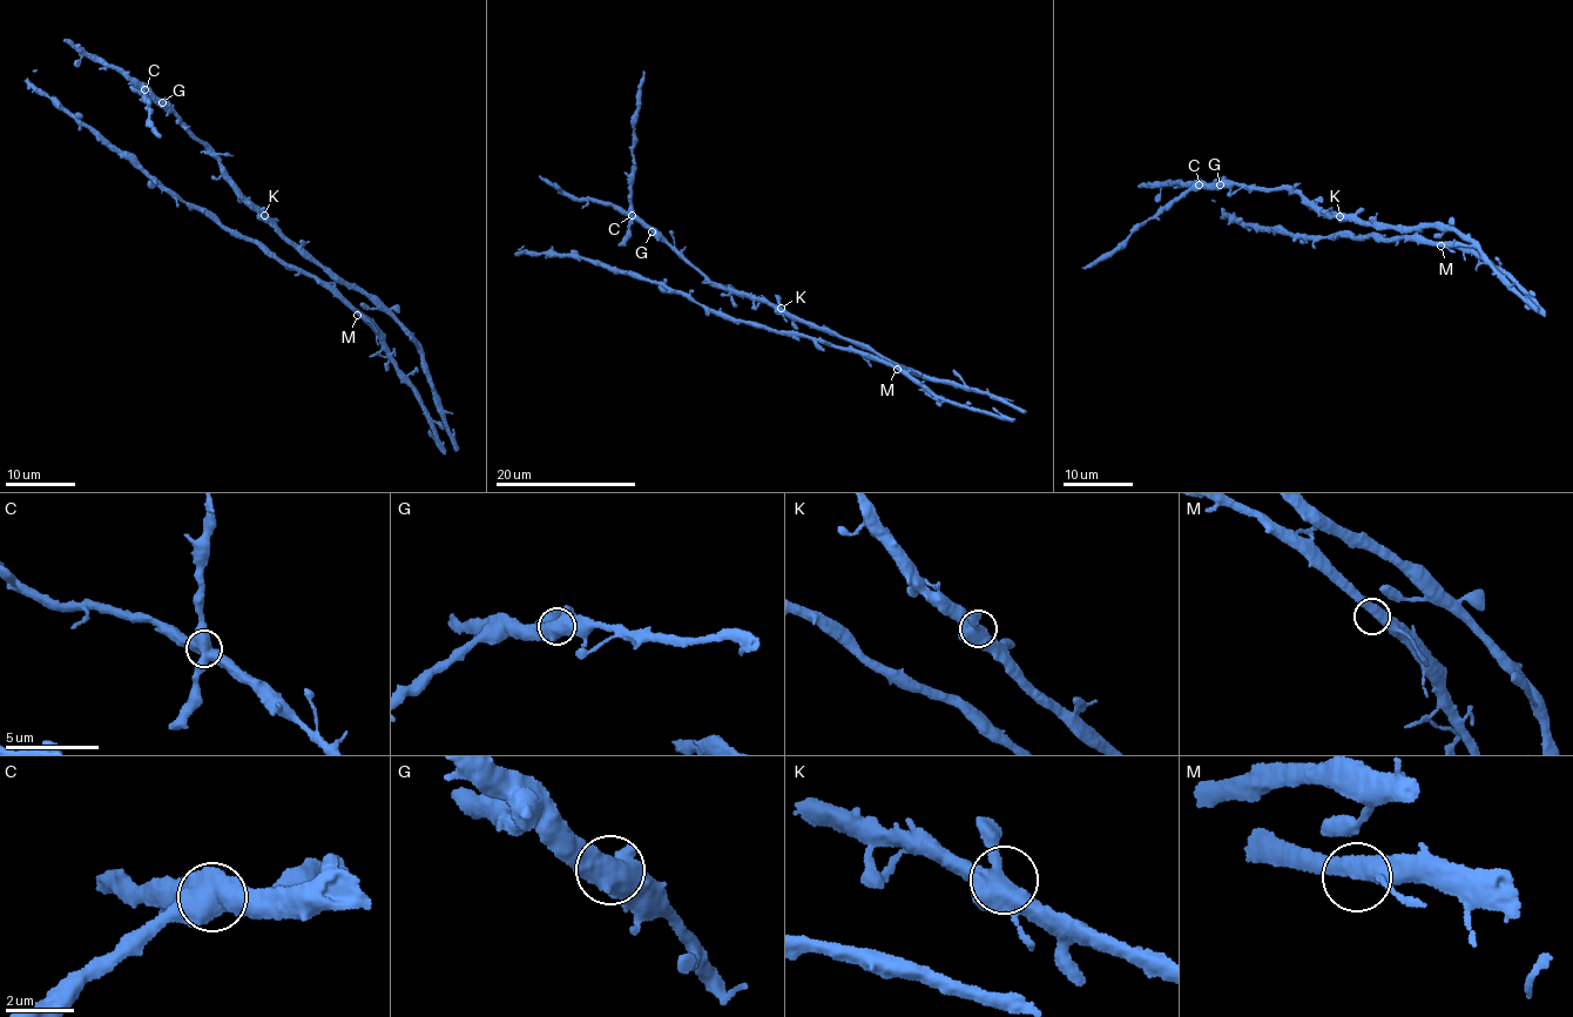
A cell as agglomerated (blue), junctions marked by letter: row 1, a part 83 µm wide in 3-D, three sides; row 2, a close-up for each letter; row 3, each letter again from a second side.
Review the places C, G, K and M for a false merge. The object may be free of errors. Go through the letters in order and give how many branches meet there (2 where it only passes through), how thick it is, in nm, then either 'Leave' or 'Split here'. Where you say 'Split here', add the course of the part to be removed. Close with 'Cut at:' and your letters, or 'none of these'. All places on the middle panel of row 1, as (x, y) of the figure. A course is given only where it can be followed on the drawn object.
C: Branches: 4. Thickness 650 nm. Split here. Course of the part to remove: (632, 215), (638, 94), (643, 71)
G: Branches: 3. Thickness 500 nm. Leave
K: Branches: 4. Thickness 550 nm. Leave
M: Branches: 3. Thickness 360 nm. Leave
Cut at: C

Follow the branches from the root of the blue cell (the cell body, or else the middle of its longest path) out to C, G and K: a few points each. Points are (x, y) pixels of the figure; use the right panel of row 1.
C: (1431, 227), (1410, 231), (1356, 219), (1343, 221), (1288, 188), (1260, 190), (1236, 184), (1212, 190), (1200, 186)
G: (1431, 227), (1410, 231), (1356, 219), (1343, 221), (1288, 188), (1260, 190), (1220, 184)
K: (1431, 227), (1410, 231), (1375, 223), (1364, 226), (1339, 216)

